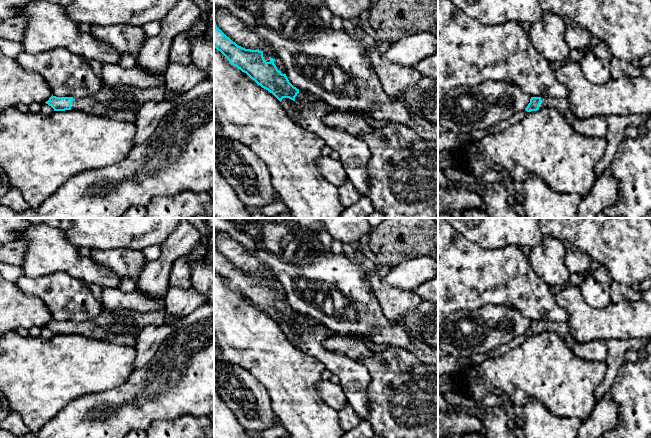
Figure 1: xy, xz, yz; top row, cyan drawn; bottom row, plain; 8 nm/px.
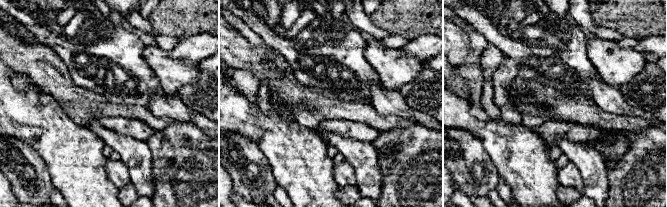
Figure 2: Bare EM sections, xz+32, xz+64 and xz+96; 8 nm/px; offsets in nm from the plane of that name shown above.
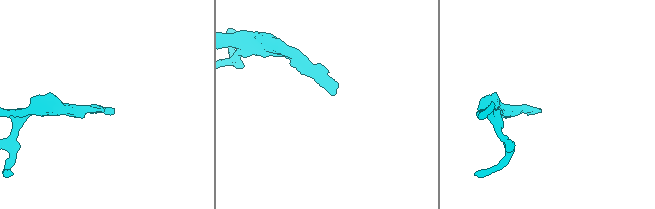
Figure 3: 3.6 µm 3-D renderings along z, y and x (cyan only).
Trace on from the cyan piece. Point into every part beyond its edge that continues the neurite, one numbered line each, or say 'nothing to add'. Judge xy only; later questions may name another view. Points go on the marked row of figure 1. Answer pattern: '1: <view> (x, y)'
1: xy (86, 104)

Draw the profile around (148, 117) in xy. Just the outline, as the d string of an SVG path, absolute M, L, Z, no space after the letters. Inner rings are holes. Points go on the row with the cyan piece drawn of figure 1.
M169 100L149 101L141 106L137 111L136 121L134 122L136 127L135 145L143 144L152 136L162 117L170 111L172 106L173 101Z

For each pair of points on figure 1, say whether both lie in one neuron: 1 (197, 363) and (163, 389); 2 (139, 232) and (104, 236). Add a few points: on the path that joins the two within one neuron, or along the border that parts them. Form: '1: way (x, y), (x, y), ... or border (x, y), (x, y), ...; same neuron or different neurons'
1: way (189, 371), (180, 380), (171, 385); same neuron
2: way (130, 232), (113, 232); same neuron

